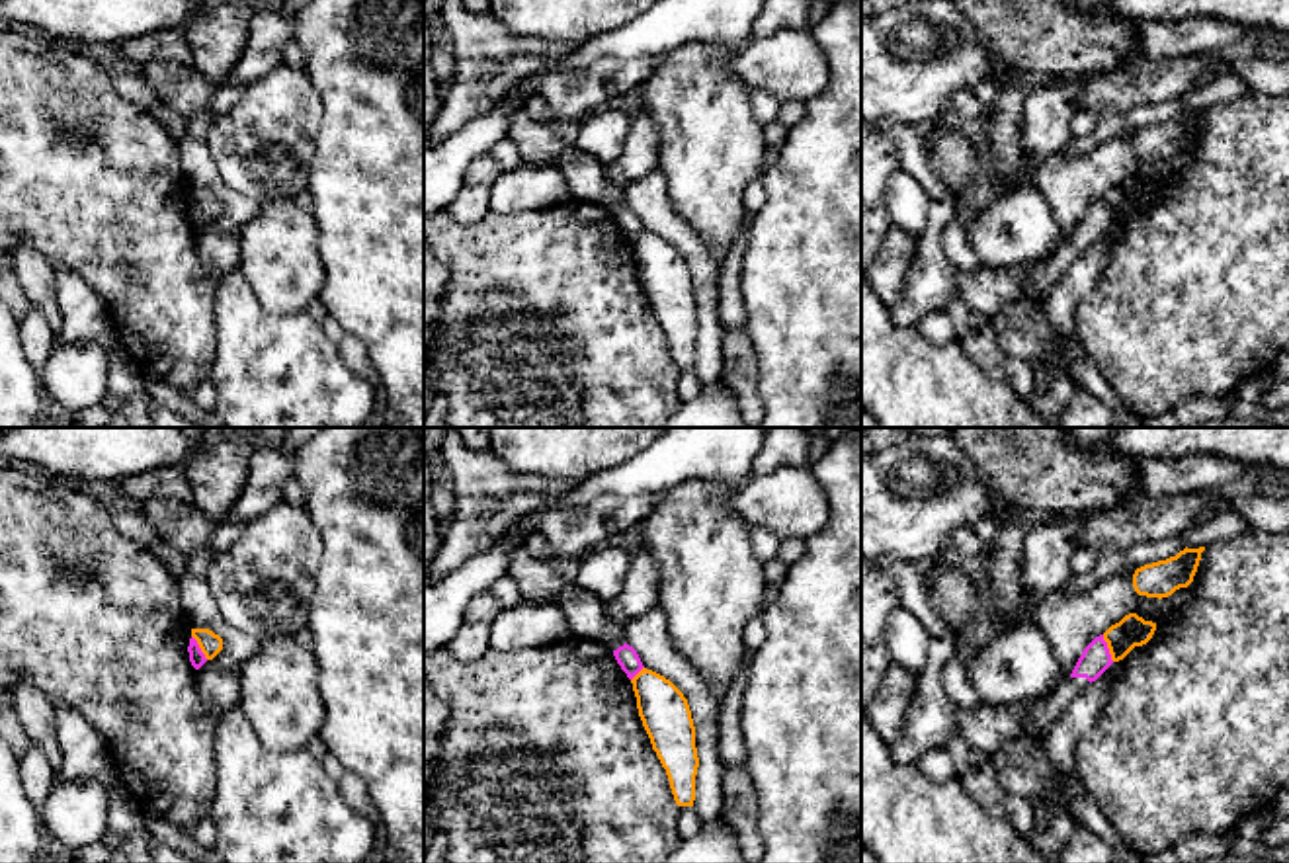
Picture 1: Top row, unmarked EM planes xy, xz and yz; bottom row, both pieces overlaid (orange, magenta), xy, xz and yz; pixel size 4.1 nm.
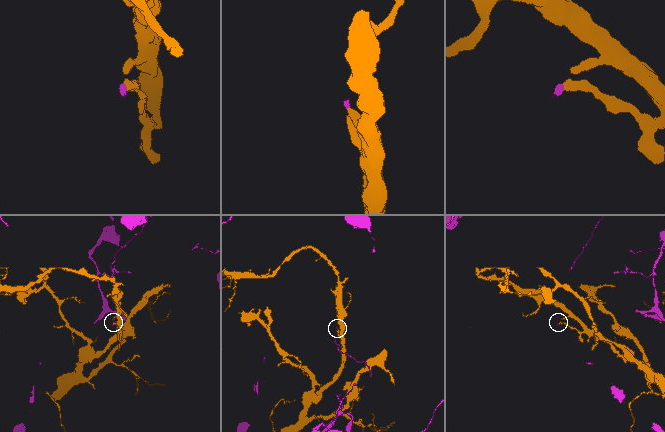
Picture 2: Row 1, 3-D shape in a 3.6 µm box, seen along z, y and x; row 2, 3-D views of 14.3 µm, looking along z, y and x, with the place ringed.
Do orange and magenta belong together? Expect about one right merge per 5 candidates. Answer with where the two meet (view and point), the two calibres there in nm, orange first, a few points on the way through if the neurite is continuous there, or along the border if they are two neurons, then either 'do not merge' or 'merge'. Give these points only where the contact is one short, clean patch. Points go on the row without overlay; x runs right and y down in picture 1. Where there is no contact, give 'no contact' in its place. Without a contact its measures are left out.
meets orange in yz at (1108, 209); 130 nm thick on the orange side, 120 nm on the other; border along yz (1102, 198), (1114, 223); do not merge

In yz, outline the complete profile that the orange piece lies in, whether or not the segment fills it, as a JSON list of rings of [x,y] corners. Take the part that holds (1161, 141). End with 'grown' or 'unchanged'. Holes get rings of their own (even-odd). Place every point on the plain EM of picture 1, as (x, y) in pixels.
[[[1185,109],[1176,119],[1137,131],[1133,137],[1135,154],[1162,162],[1180,150],[1187,150],[1193,144],[1203,113],[1205,109]]] | unchanged

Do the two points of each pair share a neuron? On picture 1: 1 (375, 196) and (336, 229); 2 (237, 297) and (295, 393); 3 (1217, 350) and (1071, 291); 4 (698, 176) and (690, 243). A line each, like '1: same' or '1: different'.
1: same
2: same
3: different
4: different

